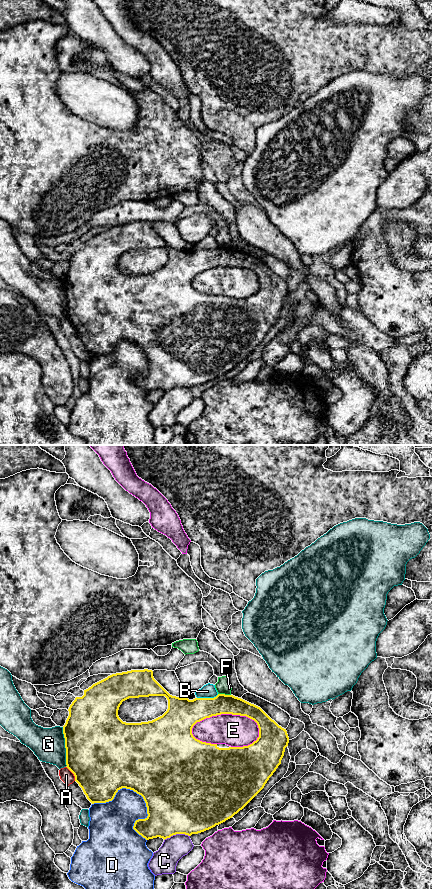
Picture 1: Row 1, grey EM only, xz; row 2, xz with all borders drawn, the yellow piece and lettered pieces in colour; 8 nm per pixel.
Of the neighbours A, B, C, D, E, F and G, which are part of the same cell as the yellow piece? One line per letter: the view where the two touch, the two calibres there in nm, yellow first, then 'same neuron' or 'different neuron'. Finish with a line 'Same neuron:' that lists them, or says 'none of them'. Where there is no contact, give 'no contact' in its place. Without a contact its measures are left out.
A: meets yellow in xz; 500 nm thick on the yellow side, 100 nm on the other; different neuron
B: meets yellow in xz; 260 nm thick on the yellow side, 110 nm on the other; different neuron
C: meets yellow in xz; 500 nm thick on the yellow side, 200 nm on the other; different neuron
D: meets yellow in xz; 500 nm thick on the yellow side, 280 nm on the other; different neuron
E: meets yellow in xz; 190 nm thick on the yellow side, 260 nm on the other; different neuron
F: meets yellow in xz; 190 nm thick on the yellow side, 120 nm on the other; different neuron
G: meets yellow in xz; 500 nm thick on the yellow side, 280 nm on the other; different neuron
Same neuron: none of them

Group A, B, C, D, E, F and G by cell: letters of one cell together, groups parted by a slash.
A / B / C / D F / E / G

